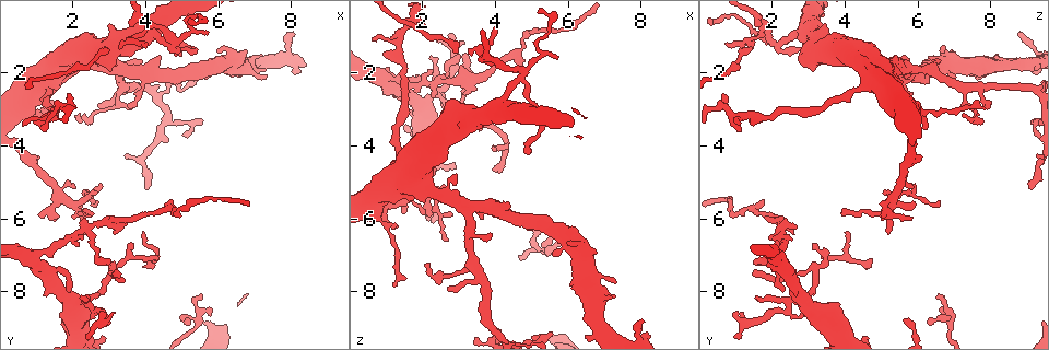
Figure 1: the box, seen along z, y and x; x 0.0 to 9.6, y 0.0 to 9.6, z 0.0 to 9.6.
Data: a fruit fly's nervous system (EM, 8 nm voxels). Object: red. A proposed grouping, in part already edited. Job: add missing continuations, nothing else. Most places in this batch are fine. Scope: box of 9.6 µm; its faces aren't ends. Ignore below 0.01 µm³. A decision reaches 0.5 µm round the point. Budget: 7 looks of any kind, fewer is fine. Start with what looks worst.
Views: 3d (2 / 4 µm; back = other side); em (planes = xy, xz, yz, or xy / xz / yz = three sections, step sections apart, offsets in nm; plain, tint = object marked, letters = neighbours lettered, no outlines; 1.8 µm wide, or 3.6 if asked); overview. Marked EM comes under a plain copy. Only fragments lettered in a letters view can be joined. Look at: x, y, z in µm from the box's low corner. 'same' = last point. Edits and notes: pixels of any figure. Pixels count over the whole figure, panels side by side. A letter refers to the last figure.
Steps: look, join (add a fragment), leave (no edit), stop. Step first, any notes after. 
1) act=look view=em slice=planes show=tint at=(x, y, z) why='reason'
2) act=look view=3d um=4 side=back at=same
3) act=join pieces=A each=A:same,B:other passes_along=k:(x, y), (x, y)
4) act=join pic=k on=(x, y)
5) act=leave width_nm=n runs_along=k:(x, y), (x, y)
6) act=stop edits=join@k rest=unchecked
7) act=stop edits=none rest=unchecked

act=look view=3d um=2 at=(2.95, 1.25, 1.45) why='thin end'

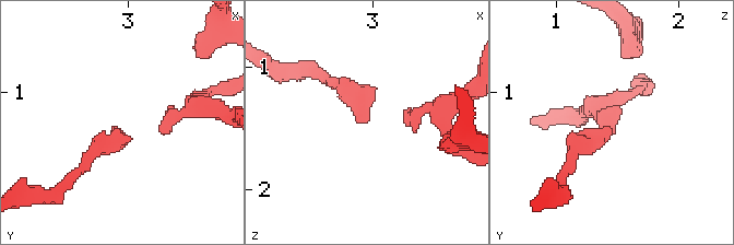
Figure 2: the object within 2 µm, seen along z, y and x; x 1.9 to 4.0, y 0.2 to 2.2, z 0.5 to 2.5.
act=look view=em slice=xz step=8 show=letters at=(2.90, 1.32, 1.46) why='now the EM'

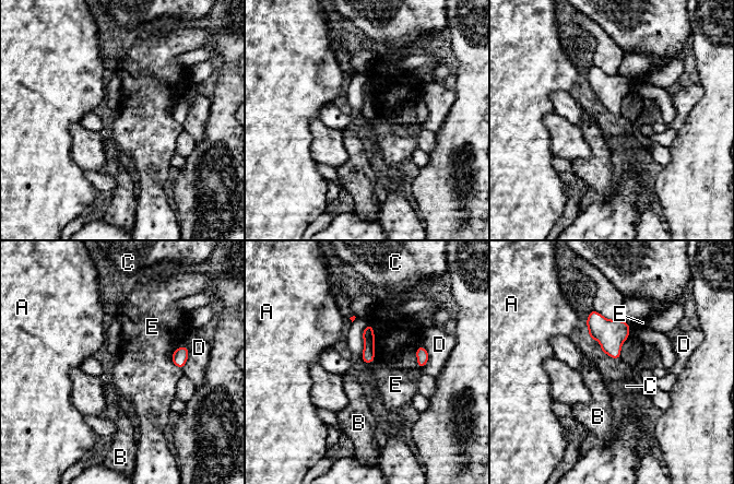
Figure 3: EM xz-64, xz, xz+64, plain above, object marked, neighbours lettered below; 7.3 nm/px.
act=leave longest_contact=E:320nm each=A:other,B:other,C:other,D:other,E:other runs_along=3:(369, 328), (368, 361) found='no lettered fragment goes on from it'

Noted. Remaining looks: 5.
act=look view=3d um=4 side=back at=(2.35, 6.25, 2.20) why='branch point'

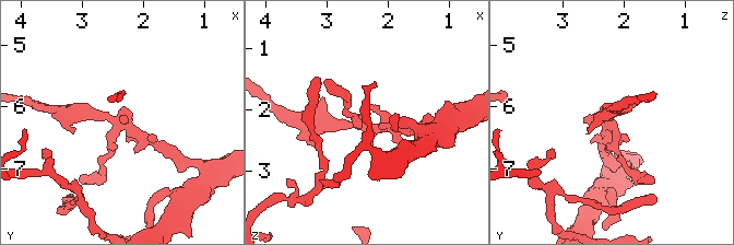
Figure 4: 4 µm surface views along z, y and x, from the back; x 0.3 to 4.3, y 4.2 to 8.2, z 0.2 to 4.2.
act=look view=em slice=xy step=16 show=letters at=(2.40, 6.30, 2.20) arms=3

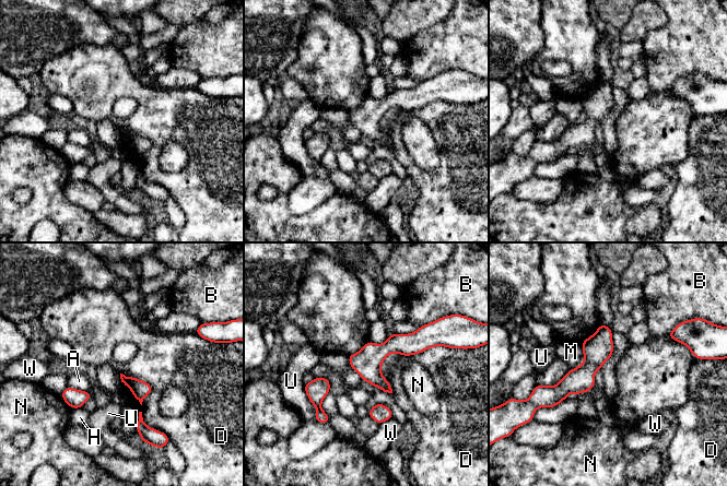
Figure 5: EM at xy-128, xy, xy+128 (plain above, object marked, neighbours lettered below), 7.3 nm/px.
act=leave each=A:other,B:other,D:other,H:other,M:other,N:other,U:other,W:other found='no lettered fragment goes on from it'

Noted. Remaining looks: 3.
act=look view=em slice=planes show=letters at=(5.40, 8.70, 6.95)

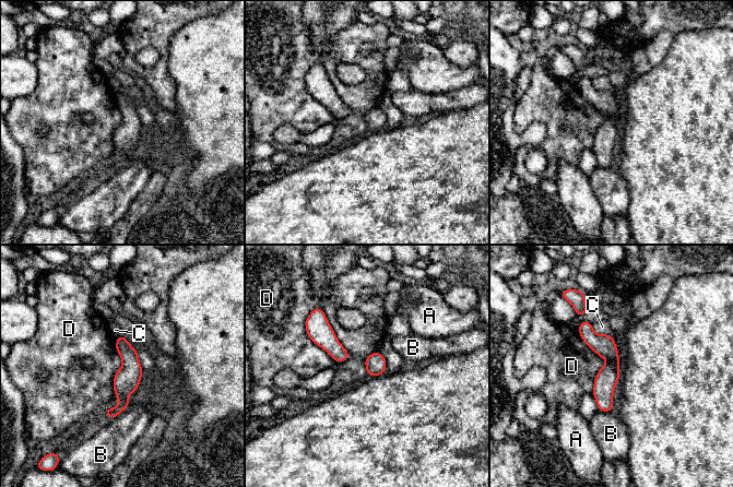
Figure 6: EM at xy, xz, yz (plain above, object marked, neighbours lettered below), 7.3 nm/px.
act=leave width_nm=150 longest_contact=D:440nm each=A:other,B:other,C:other,D:other found='none of them fits'

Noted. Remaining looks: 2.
act=stop edits=none rest=unchecked

